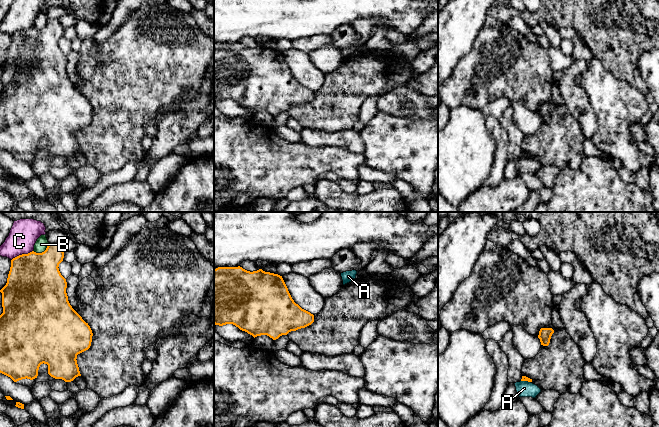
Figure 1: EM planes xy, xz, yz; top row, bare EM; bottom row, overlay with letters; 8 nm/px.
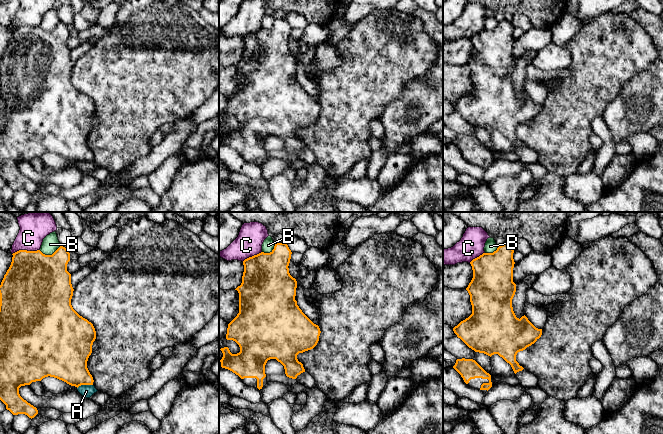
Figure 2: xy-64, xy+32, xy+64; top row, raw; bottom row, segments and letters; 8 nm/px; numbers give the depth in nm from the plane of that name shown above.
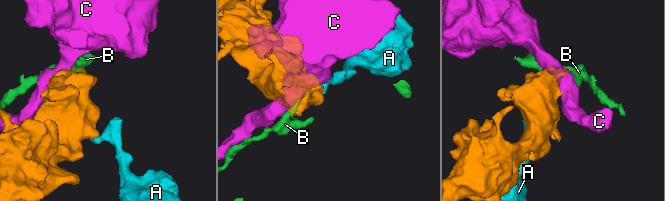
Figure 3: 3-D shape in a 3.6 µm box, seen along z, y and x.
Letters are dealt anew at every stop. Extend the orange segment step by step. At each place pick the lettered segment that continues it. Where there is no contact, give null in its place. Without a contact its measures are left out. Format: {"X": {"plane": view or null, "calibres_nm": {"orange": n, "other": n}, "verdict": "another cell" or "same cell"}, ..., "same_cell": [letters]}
{"A": {"plane": "yz", "calibres_nm": {"orange": 50, "other": 130}, "verdict": "another cell"}, "B": {"plane": "xy", "calibres_nm": {"orange": 440, "other": 100}, "verdict": "another cell"}, "C": {"plane": "xy", "calibres_nm": {"orange": 440, "other": 220}, "verdict": "another cell"}, "same_cell": []}

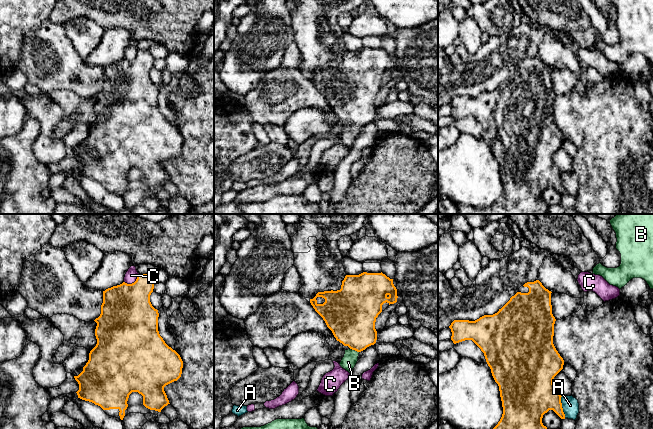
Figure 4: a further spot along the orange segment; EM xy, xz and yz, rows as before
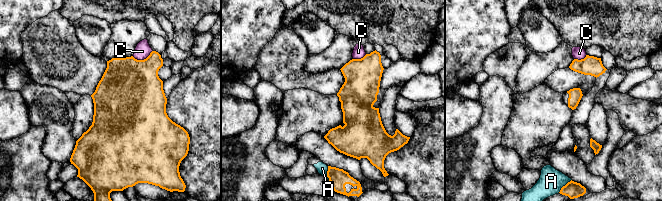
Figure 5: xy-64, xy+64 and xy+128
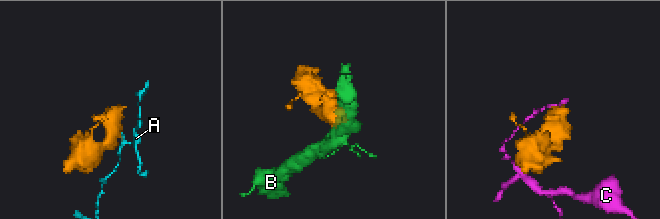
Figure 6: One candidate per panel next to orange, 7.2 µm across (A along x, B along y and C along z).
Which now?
{"A": {"plane": "yz", "calibres_nm": {"orange": 360, "other": 140}, "verdict": "another cell"}, "B": {"plane": "xz", "calibres_nm": {"orange": 380, "other": 120}, "verdict": "same cell"}, "C": {"plane": "xy", "calibres_nm": {"orange": 420, "other": 100}, "verdict": "another cell"}, "same_cell": ["B"]}

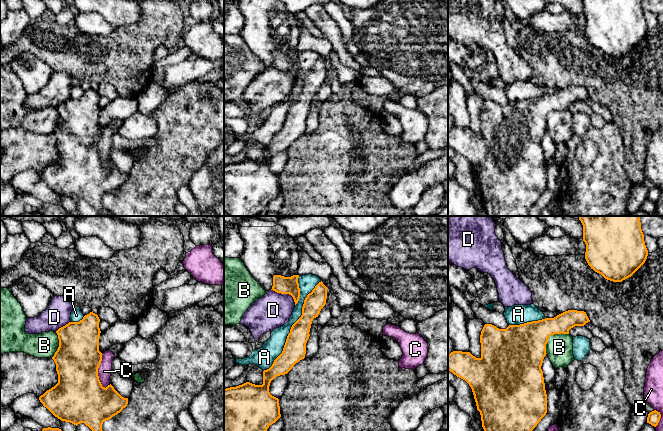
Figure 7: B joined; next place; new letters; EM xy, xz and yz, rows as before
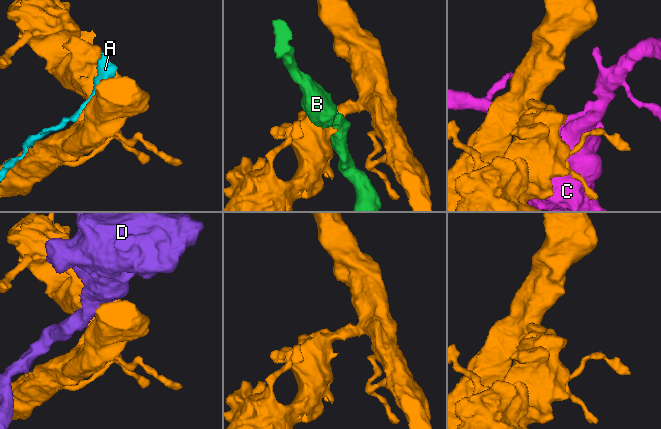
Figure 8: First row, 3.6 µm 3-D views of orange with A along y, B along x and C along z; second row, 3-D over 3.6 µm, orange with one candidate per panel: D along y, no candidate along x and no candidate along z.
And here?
{"A": {"plane": "xz", "calibres_nm": {"orange": 180, "other": 150}, "verdict": "another cell"}, "B": {"plane": "yz", "calibres_nm": {"orange": 360, "other": 220}, "verdict": "another cell"}, "C": {"plane": "xy", "calibres_nm": {"orange": 400, "other": 110}, "verdict": "another cell"}, "D": {"plane": "xz", "calibres_nm": {"orange": 140, "other": 280}, "verdict": "another cell"}, "same_cell": []}

